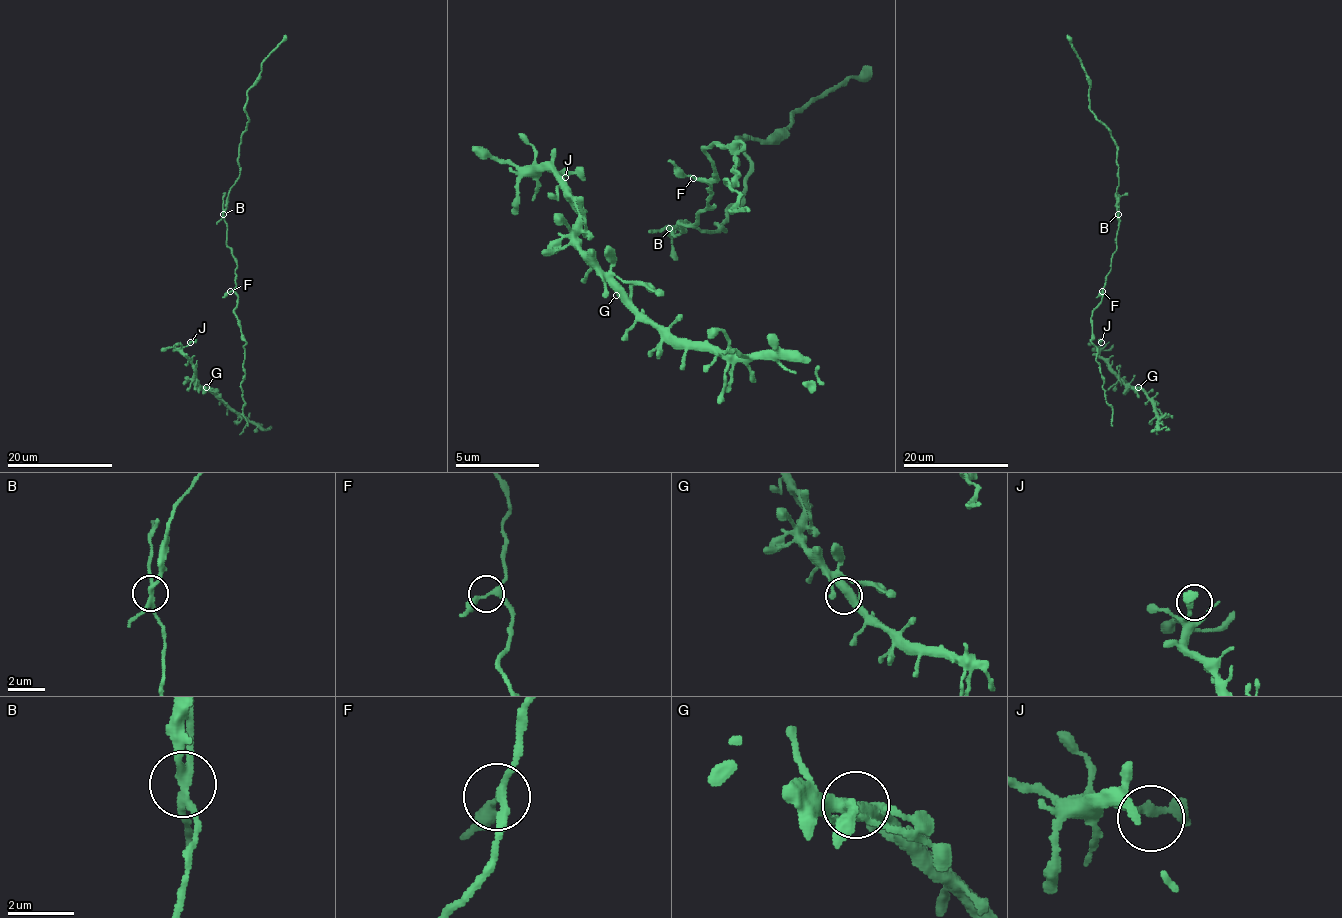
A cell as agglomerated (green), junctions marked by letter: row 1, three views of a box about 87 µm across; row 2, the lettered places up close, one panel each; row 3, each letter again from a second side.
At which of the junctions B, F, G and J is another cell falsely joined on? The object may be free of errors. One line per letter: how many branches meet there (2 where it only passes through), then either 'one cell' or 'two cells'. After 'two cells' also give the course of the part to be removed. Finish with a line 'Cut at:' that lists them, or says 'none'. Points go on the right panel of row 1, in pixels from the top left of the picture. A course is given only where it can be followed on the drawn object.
B: branches 4; two cells; course (1117, 214), (1117, 145), (1111, 132), (1089, 108), (1089, 81), (1067, 35)
F: branches 3; one cell
G: branches 4; one cell
J: branches 3; one cell
Cut at: B

